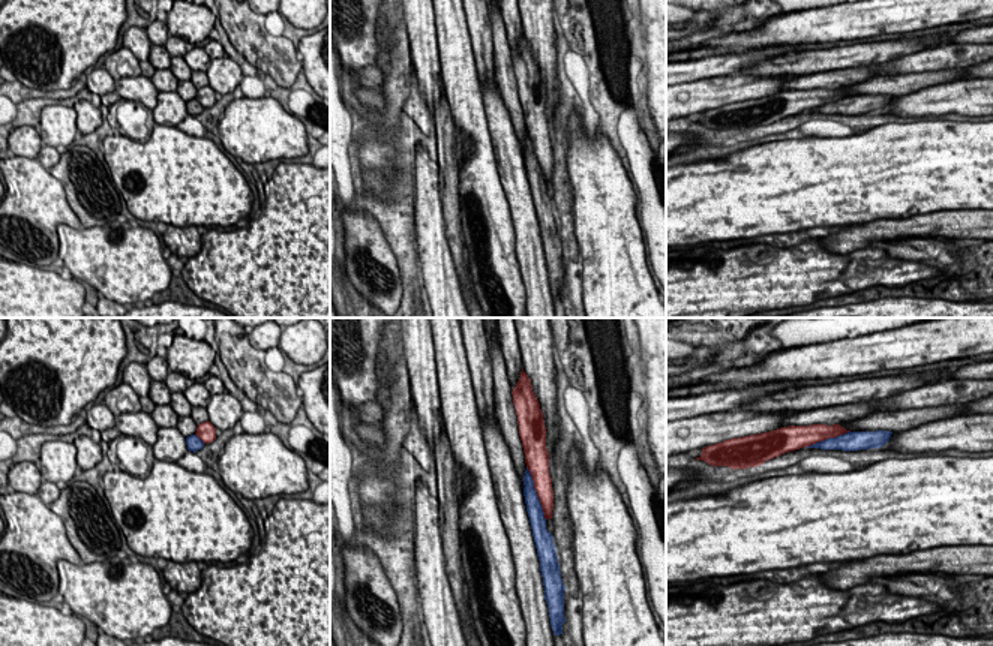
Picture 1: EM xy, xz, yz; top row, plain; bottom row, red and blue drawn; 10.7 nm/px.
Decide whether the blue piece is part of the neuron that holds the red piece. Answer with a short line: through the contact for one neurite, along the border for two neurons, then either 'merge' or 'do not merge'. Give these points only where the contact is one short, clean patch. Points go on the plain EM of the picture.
do not merge

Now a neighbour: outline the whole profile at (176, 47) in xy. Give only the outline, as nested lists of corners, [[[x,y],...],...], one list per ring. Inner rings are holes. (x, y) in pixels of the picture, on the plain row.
[[[171,34],[168,36],[164,46],[171,57],[184,57],[189,49],[189,45],[184,39]]]

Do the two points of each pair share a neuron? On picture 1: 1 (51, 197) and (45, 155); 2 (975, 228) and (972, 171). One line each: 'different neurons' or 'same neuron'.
1: different neurons
2: different neurons

